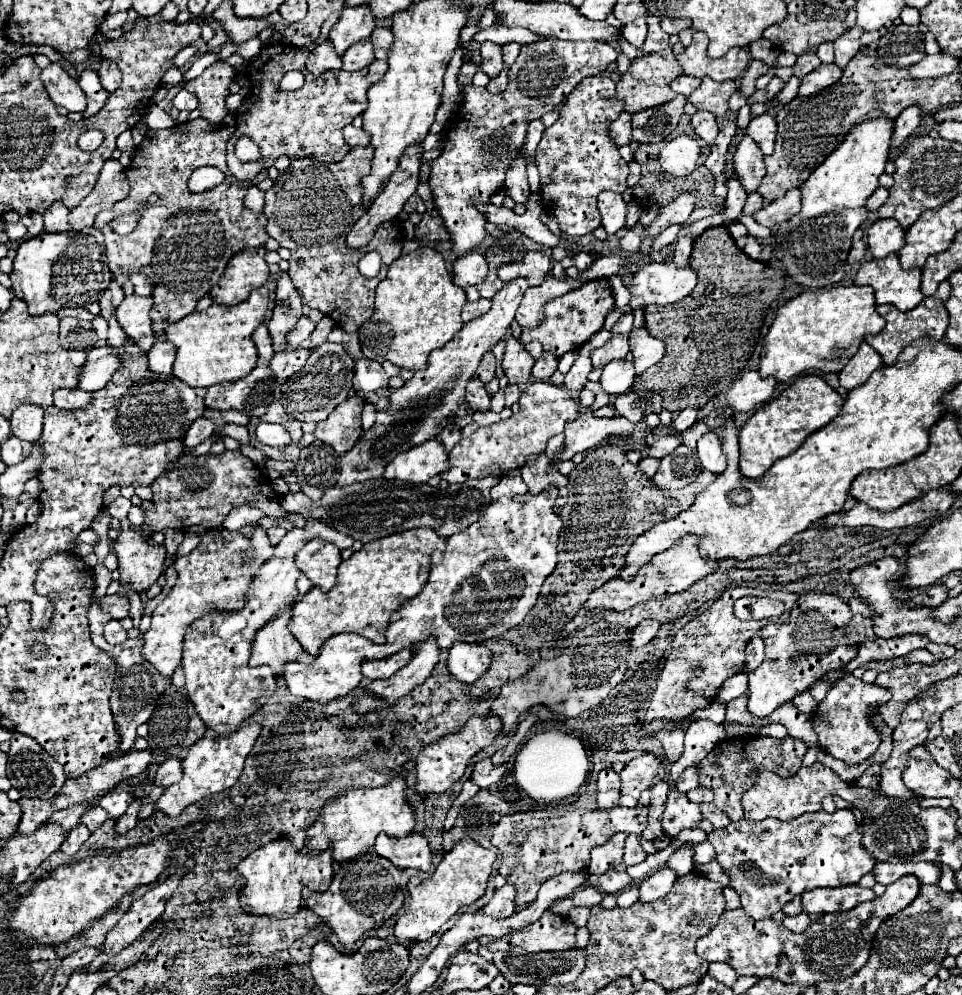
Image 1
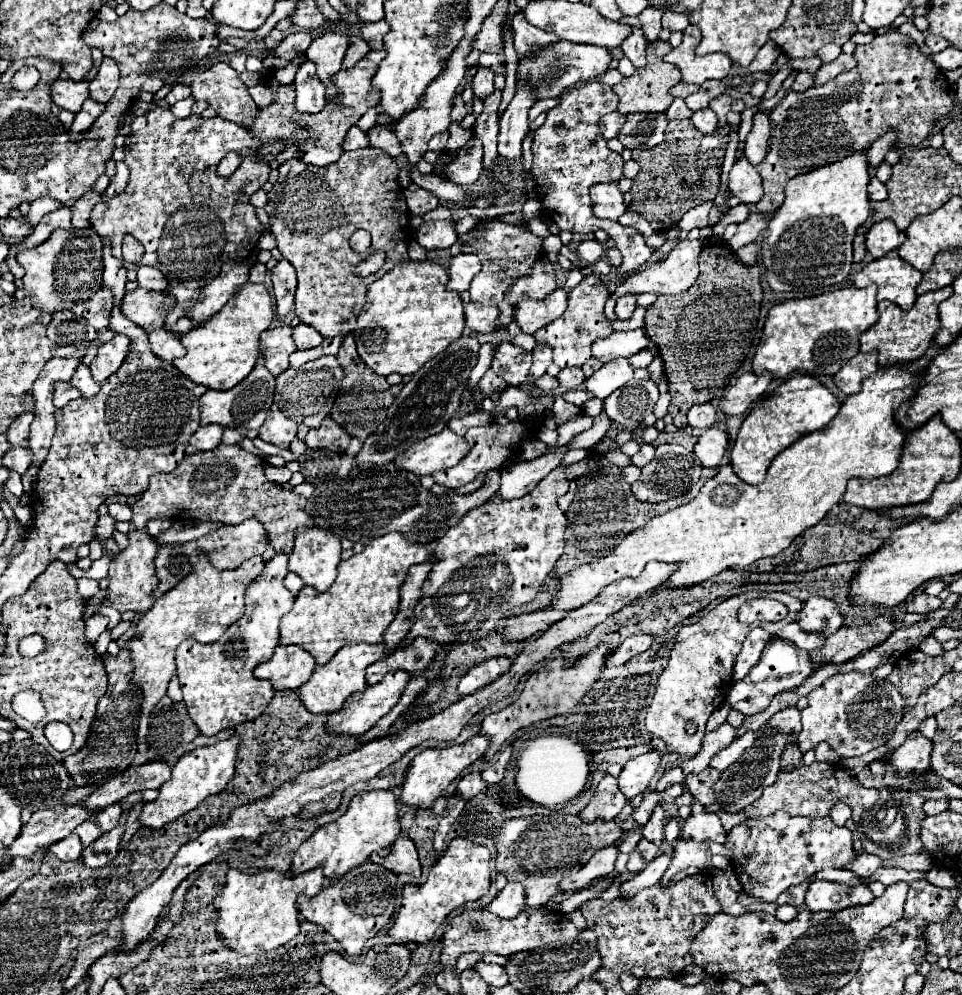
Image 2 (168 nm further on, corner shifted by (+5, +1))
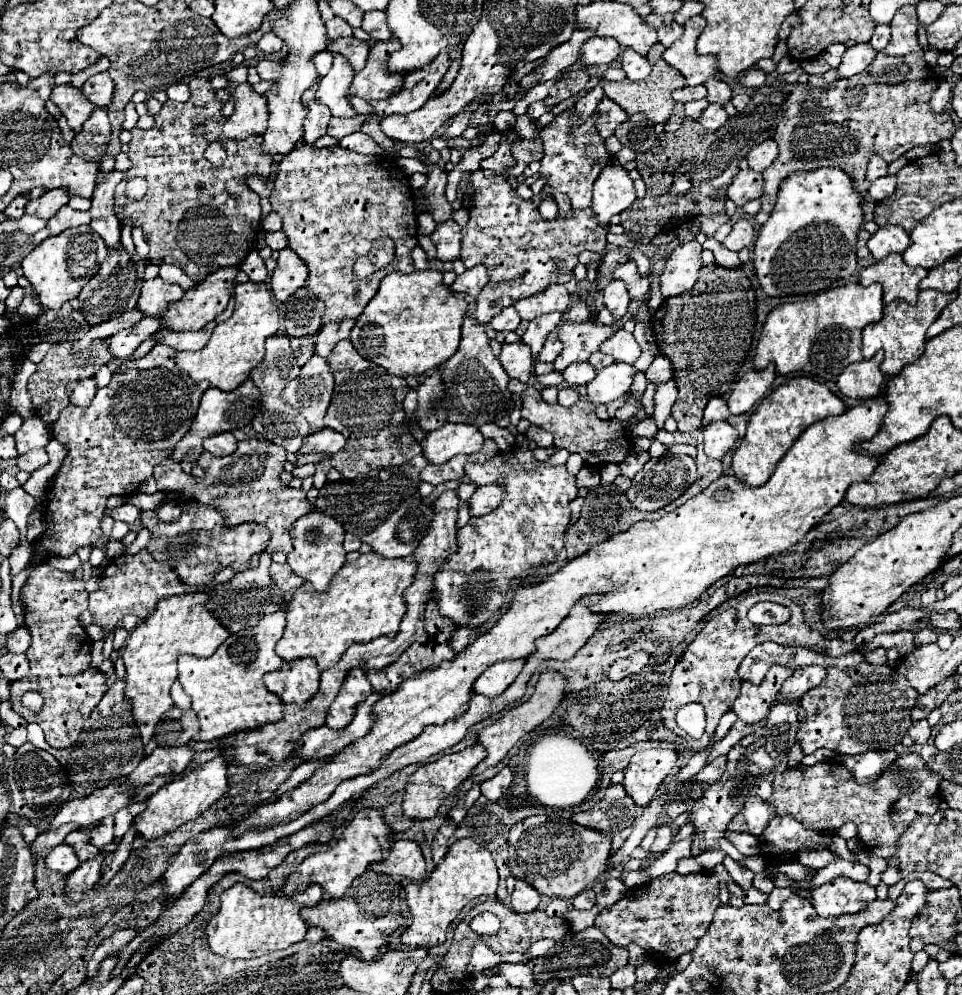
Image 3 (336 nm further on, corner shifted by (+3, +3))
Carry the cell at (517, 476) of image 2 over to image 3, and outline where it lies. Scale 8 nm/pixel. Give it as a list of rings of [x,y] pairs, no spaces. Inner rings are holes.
[[[485,485],[477,487],[473,497],[469,499],[471,515],[487,515],[495,507],[499,507],[499,501],[503,501],[503,485]]]

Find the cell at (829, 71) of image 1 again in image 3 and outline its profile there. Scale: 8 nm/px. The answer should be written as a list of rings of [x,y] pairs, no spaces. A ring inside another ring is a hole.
[[[857,43],[857,45],[853,45],[853,47],[849,47],[845,51],[843,61],[835,71],[837,71],[839,77],[847,79],[847,77],[851,77],[851,75],[855,75],[859,71],[865,71],[871,65],[873,59],[875,59],[875,51],[871,49],[871,45]]]

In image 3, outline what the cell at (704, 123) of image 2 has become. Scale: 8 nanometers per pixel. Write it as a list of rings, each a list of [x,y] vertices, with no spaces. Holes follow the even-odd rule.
[[[717,103],[709,105],[709,107],[705,109],[705,113],[701,113],[701,117],[699,117],[699,123],[701,123],[705,129],[709,129],[709,131],[717,131],[721,125],[725,125],[725,121],[727,121],[727,113],[725,113],[725,109],[723,109],[721,105],[717,105]]]

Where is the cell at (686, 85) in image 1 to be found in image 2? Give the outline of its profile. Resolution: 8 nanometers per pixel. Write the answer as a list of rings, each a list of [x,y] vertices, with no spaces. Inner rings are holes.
[[[677,83],[673,89],[671,89],[671,95],[673,97],[681,97],[681,99],[685,99],[687,95],[691,95],[691,93],[697,93],[701,87],[699,85],[687,85],[687,83]]]

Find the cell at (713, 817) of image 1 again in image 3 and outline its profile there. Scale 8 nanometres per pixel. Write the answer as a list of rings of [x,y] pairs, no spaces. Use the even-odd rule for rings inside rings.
[[[749,797],[745,801],[743,811],[739,811],[731,819],[729,829],[745,831],[751,835],[761,835],[773,817],[775,817],[775,809],[767,801],[763,801],[759,797]]]

